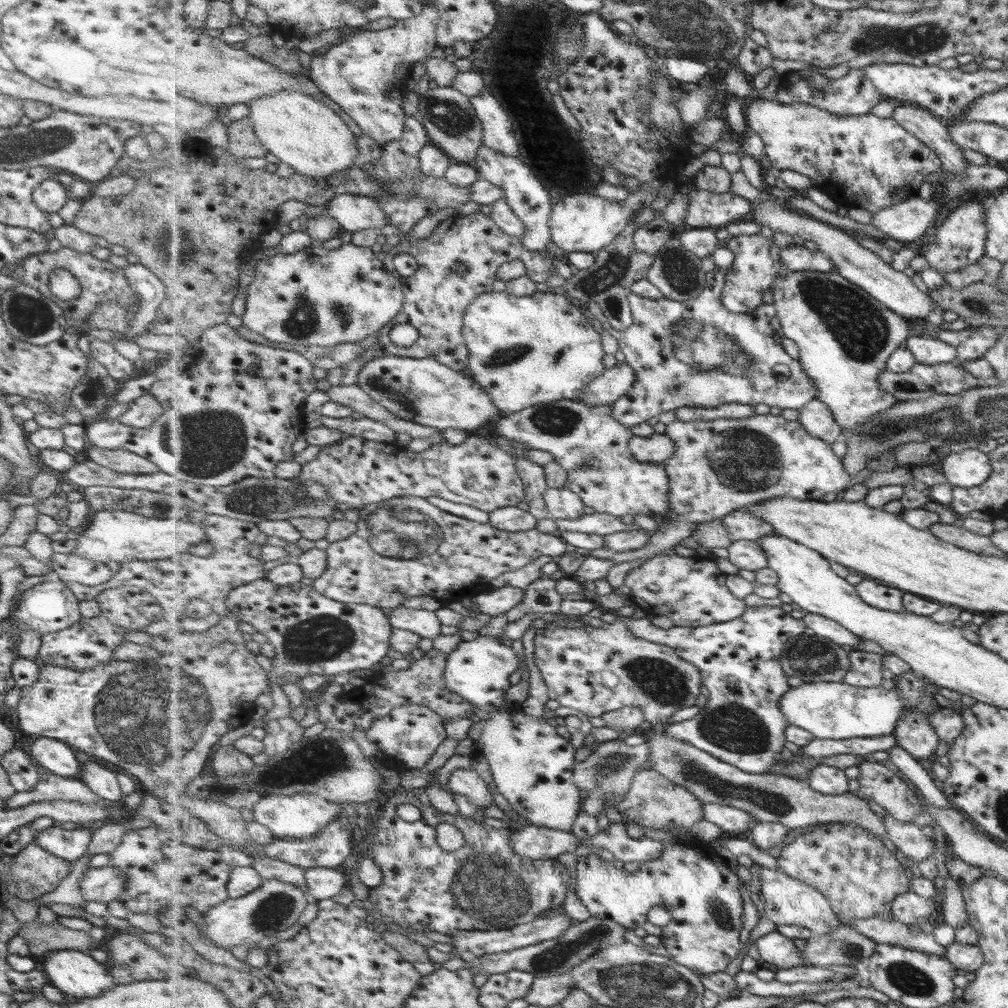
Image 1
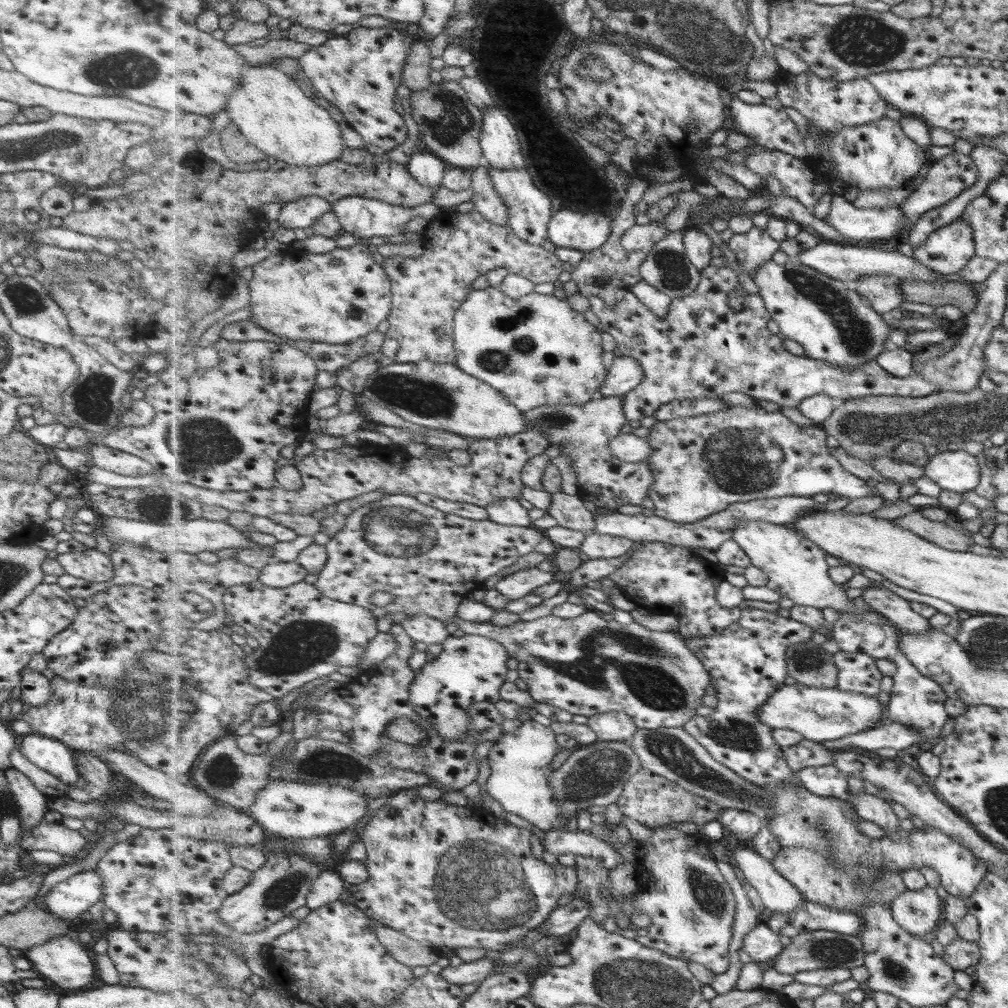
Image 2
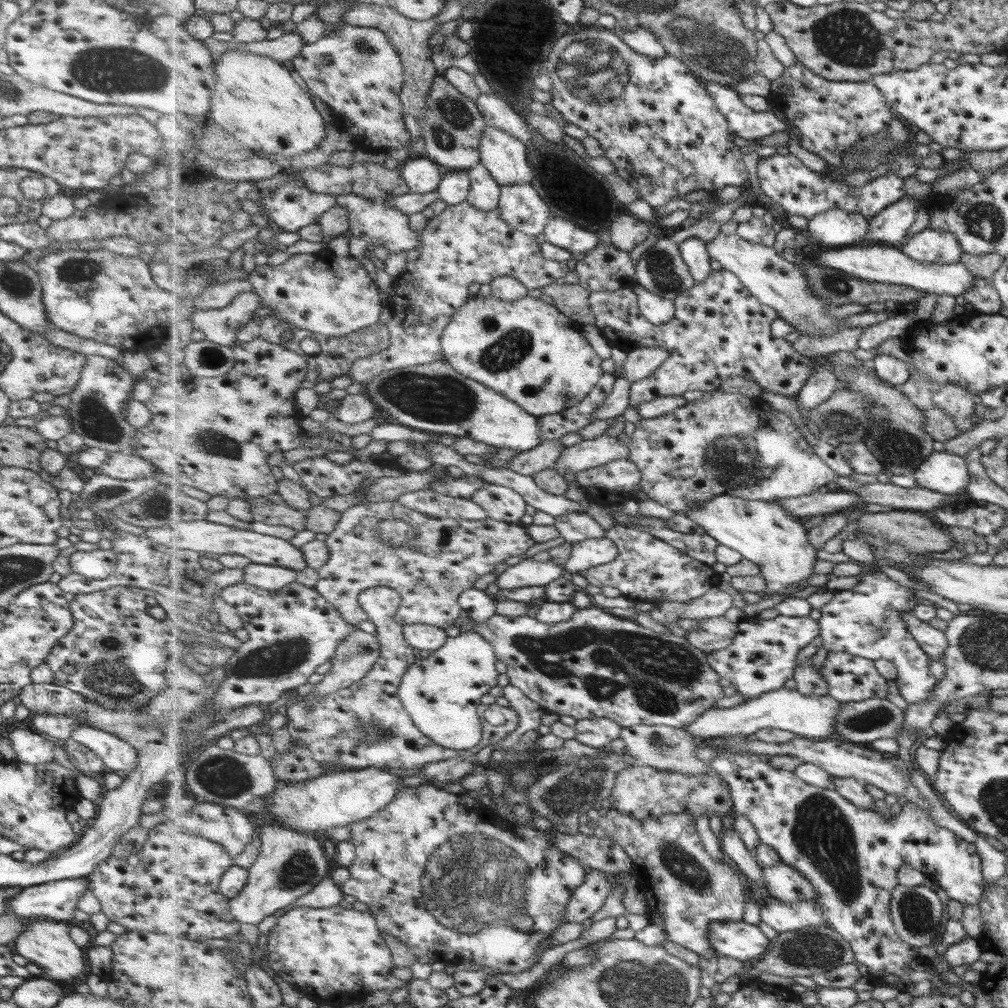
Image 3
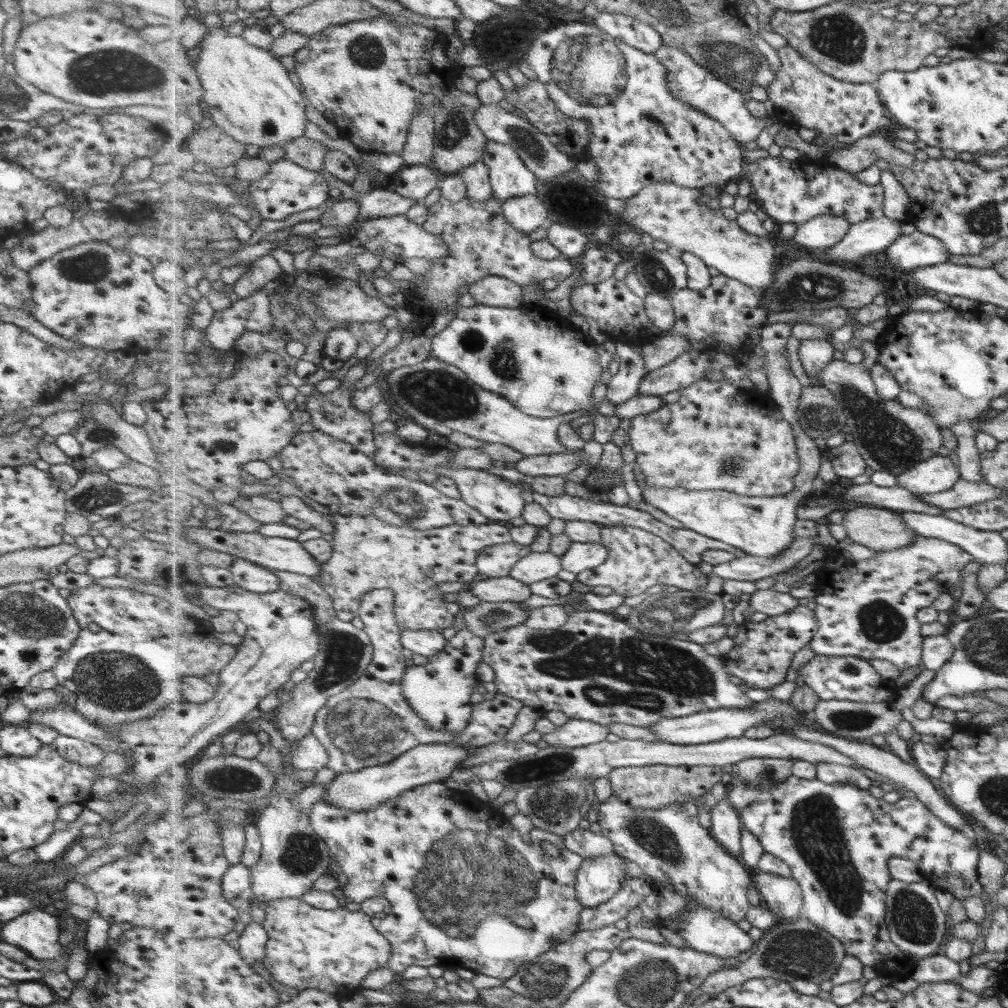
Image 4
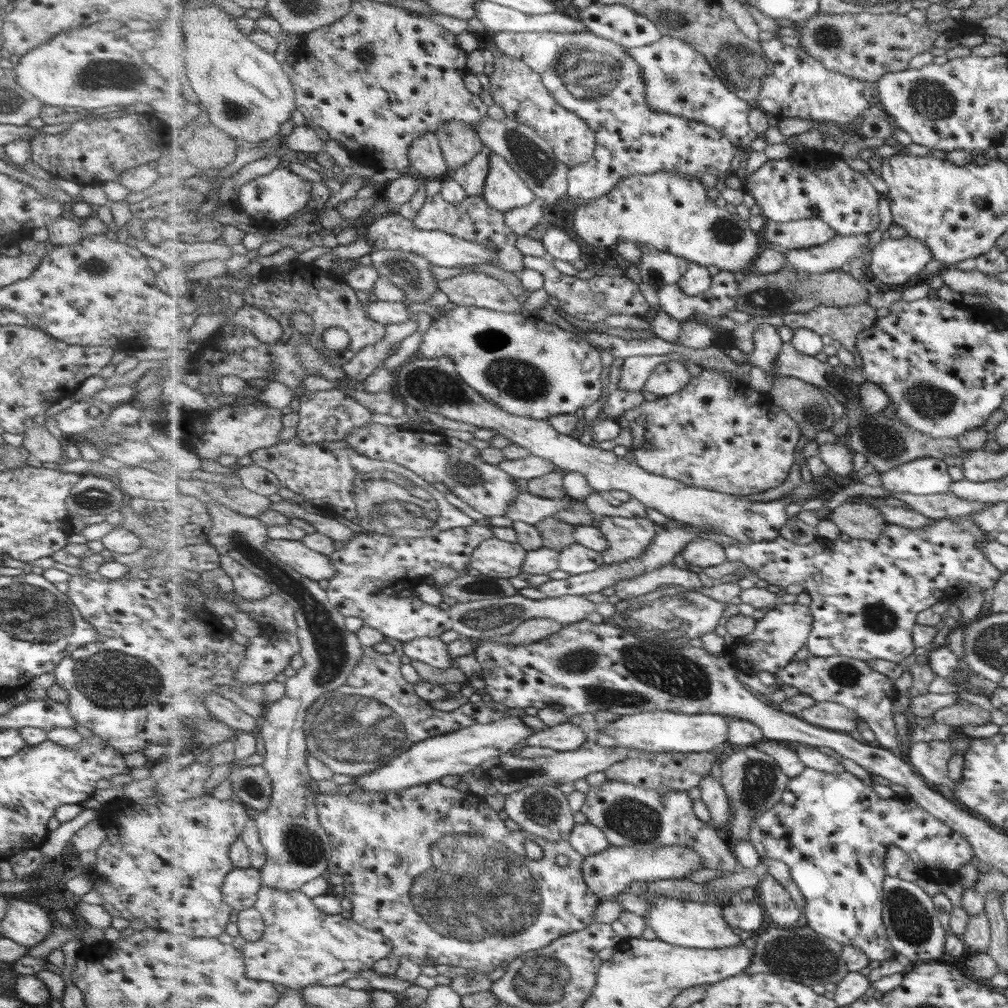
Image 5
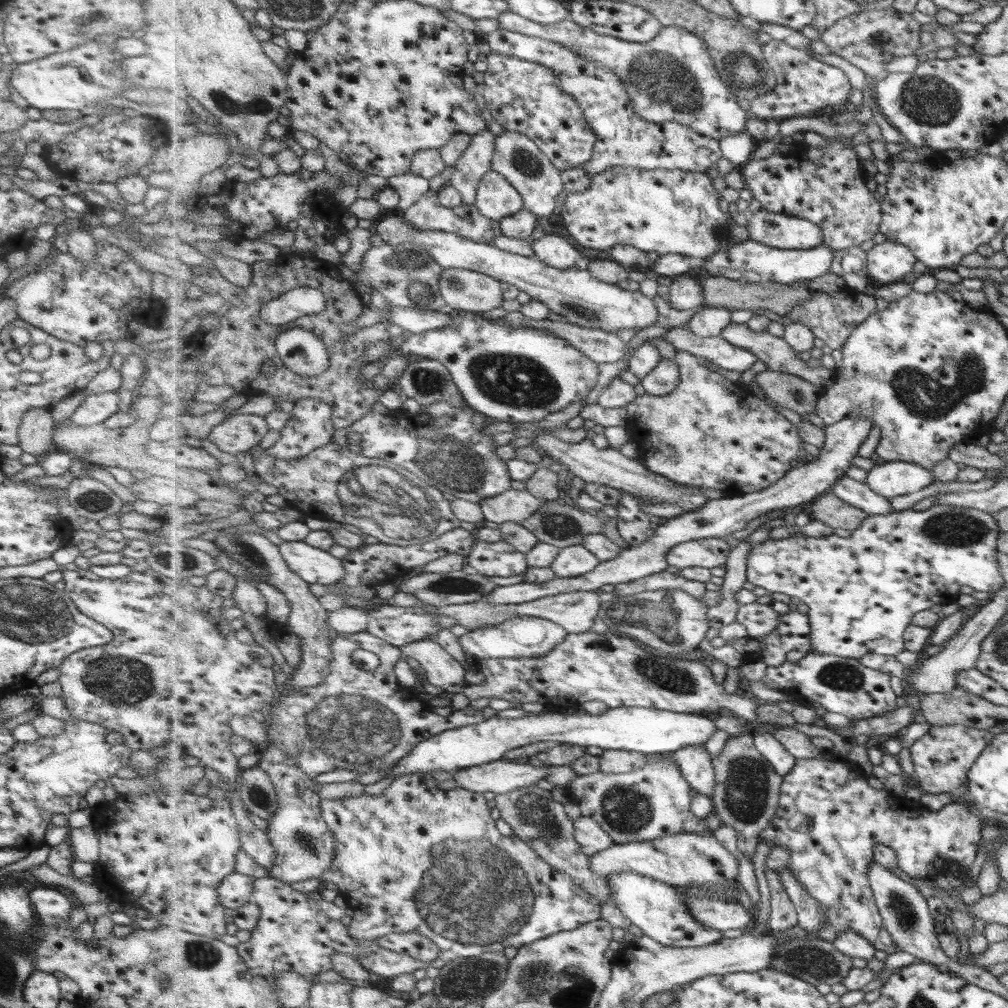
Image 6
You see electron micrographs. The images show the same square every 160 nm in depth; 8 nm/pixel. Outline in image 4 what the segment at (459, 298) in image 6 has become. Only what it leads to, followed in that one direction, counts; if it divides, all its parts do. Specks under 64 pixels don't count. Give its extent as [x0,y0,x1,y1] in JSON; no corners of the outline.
[468,275,524,309]

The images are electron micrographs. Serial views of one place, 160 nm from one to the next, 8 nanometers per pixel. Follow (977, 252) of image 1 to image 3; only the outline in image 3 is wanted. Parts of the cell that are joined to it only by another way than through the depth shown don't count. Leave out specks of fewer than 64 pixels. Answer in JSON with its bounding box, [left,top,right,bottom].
[901,226,963,264]

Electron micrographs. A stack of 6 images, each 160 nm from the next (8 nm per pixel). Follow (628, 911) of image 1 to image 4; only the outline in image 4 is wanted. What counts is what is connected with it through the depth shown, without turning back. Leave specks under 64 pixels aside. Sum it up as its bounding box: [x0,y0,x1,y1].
[598,794,753,932]

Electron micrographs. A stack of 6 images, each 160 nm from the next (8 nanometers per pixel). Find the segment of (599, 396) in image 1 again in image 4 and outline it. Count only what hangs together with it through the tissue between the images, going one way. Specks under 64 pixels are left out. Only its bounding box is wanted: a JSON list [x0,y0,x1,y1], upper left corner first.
[641,332,693,373]

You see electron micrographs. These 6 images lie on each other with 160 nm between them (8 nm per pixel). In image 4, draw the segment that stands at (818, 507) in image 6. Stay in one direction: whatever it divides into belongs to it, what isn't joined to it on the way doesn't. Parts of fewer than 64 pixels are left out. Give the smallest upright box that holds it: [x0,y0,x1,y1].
[841,506,920,551]

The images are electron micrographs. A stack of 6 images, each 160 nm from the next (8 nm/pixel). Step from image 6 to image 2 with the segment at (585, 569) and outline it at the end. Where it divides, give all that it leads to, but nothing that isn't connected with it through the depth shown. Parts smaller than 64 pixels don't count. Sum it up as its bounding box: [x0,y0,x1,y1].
[580,532,635,560]

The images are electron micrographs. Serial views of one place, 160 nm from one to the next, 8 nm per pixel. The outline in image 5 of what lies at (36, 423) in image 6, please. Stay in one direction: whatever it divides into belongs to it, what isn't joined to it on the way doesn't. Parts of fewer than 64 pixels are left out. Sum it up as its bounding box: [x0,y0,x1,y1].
[21,424,63,462]

